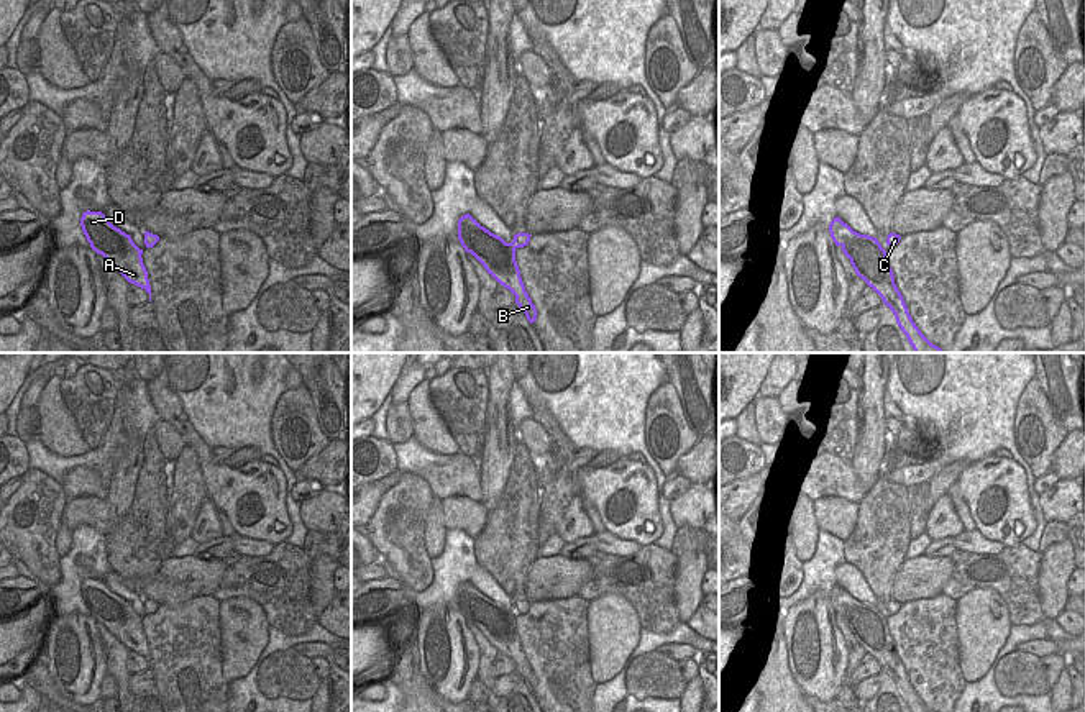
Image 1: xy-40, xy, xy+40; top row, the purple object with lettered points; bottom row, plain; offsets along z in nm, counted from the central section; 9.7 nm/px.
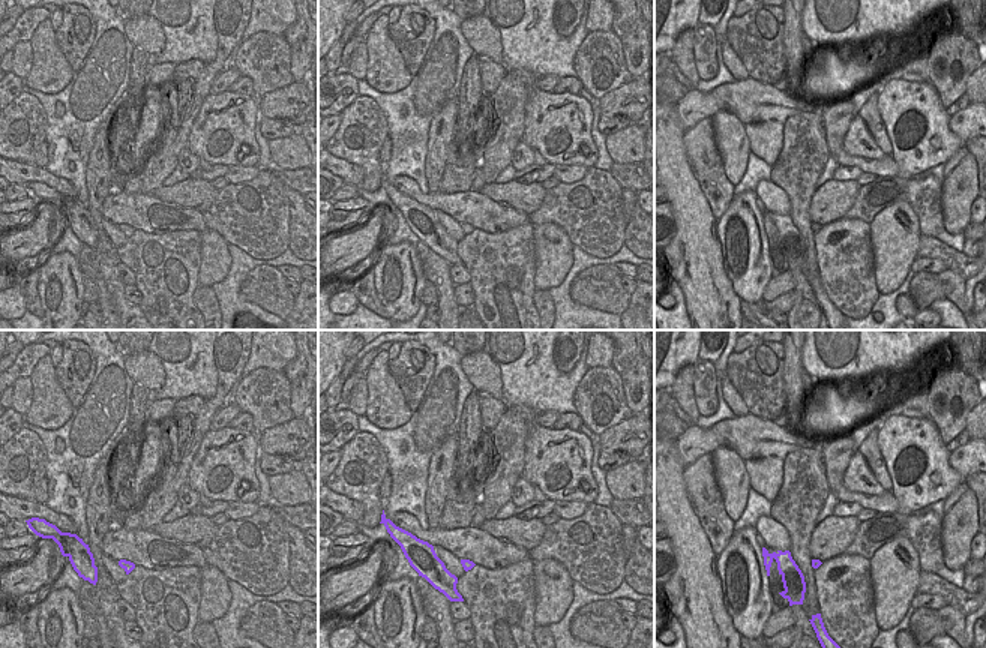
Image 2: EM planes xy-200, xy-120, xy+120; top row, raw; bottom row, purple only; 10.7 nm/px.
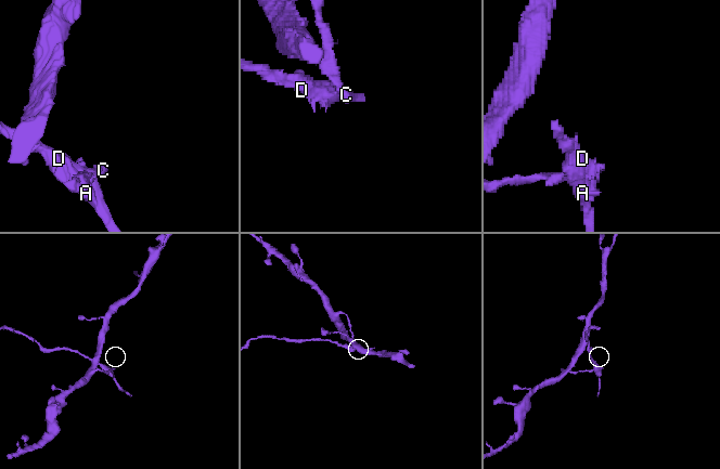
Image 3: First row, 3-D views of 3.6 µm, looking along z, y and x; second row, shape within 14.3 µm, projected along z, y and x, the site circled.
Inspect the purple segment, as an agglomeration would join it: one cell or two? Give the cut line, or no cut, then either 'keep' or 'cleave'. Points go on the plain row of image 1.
xy (512, 609), (514, 617) | cleave

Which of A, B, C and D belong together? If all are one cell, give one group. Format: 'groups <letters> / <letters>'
groups A B D / C

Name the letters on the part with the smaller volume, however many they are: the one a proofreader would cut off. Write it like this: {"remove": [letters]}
{"remove": ["A", "B", "D"]}

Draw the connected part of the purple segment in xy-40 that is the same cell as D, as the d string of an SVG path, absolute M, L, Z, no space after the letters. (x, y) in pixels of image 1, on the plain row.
M84 579L80 594L90 615L102 622L130 651L144 656L151 669L151 653L141 625L143 617L133 610L131 604L113 594L102 579Z

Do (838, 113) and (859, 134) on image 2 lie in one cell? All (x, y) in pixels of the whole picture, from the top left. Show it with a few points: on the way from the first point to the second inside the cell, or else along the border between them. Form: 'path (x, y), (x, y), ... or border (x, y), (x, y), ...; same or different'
border (857, 114), (850, 125), (842, 147); different

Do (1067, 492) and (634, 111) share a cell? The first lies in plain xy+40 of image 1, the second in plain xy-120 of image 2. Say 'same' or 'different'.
different

